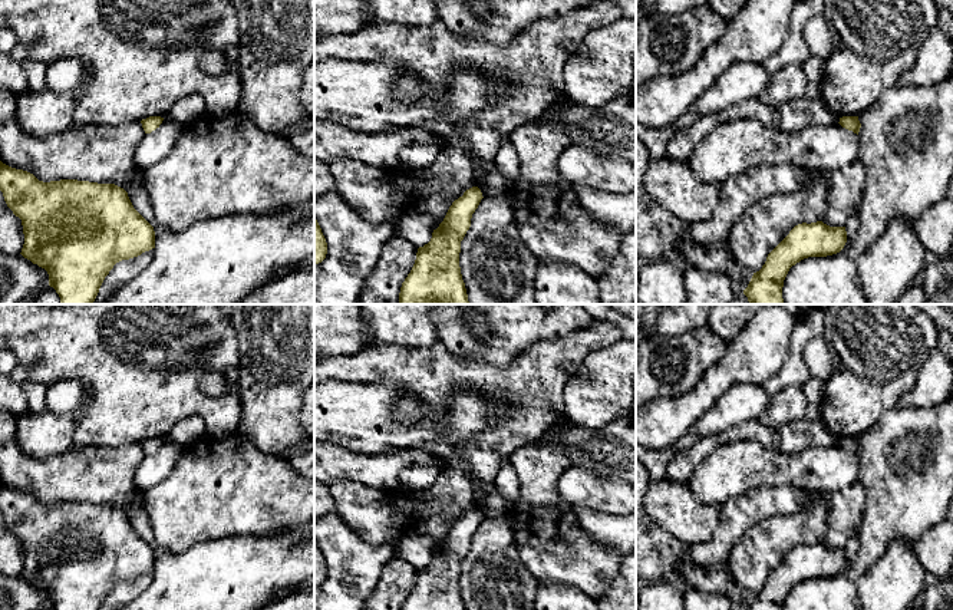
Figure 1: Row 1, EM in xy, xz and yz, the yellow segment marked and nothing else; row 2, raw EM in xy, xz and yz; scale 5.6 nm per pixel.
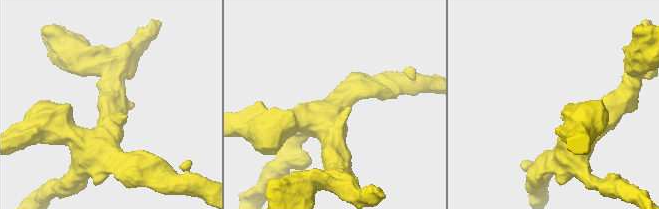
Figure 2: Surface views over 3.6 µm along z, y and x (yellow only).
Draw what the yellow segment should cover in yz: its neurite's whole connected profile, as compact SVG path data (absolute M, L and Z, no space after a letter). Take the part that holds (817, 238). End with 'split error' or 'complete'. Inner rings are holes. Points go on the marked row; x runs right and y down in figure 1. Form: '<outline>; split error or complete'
M822 221L795 225L743 290L749 304L785 304L782 287L789 268L808 257L837 254L845 243L845 227L830 227Z; complete

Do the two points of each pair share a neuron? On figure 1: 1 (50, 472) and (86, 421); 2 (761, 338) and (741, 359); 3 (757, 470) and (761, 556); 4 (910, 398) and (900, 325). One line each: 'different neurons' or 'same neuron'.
1: different neurons
2: same neuron
3: different neurons
4: different neurons

